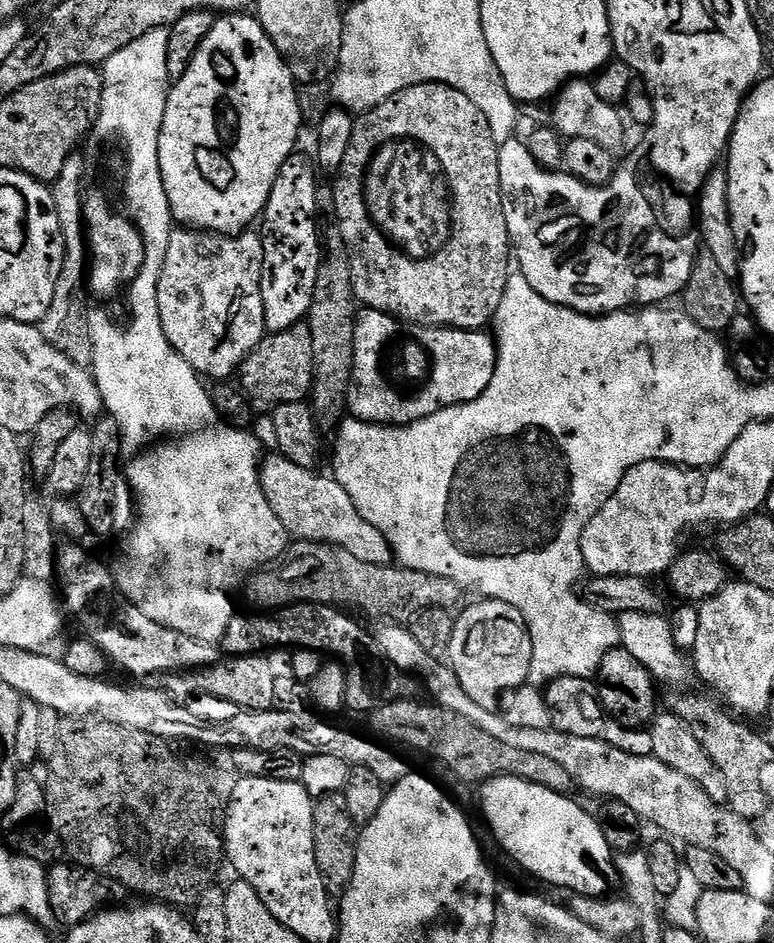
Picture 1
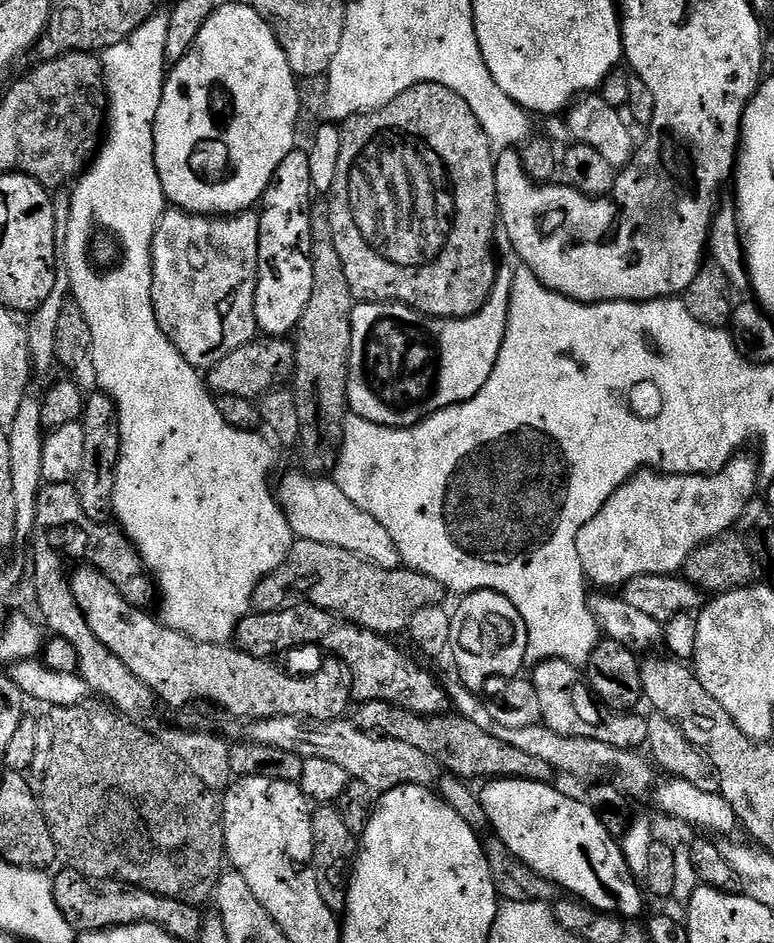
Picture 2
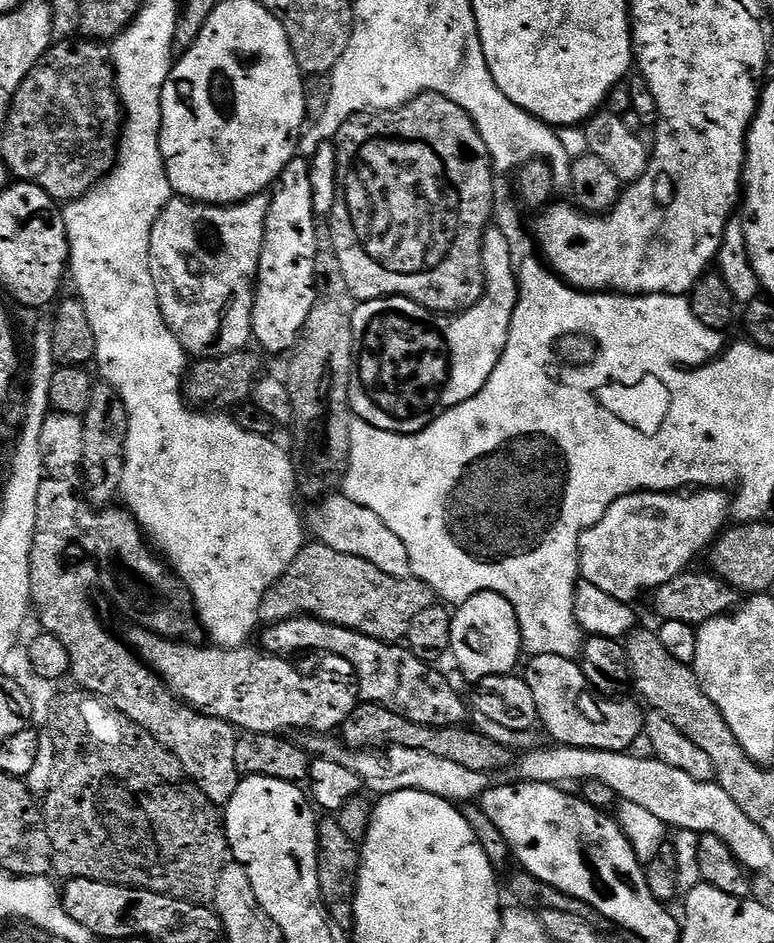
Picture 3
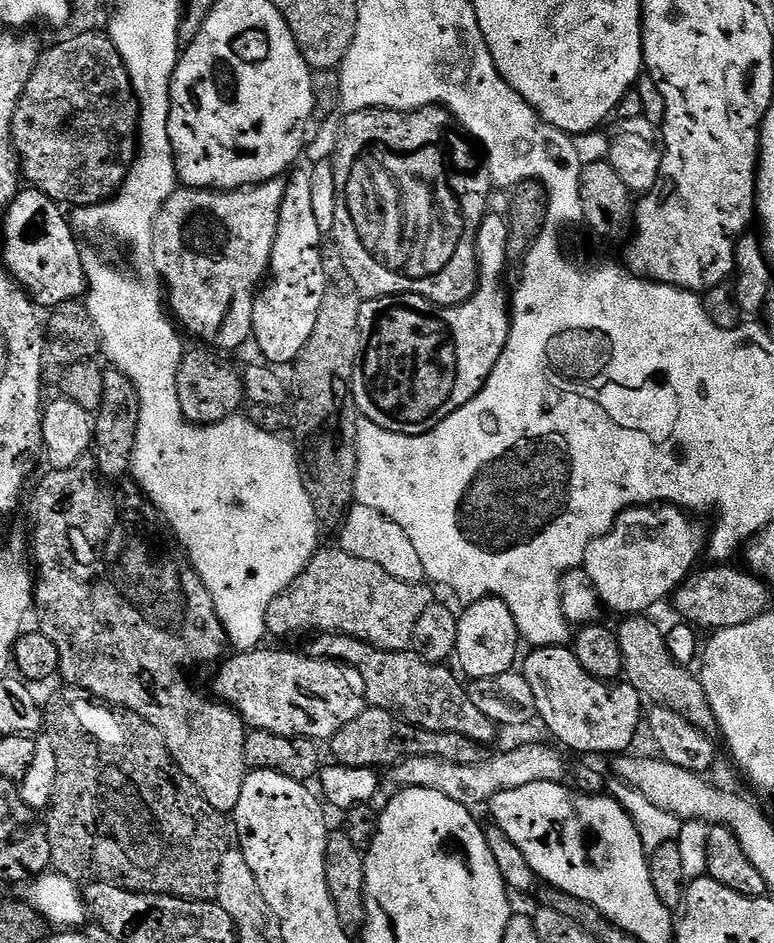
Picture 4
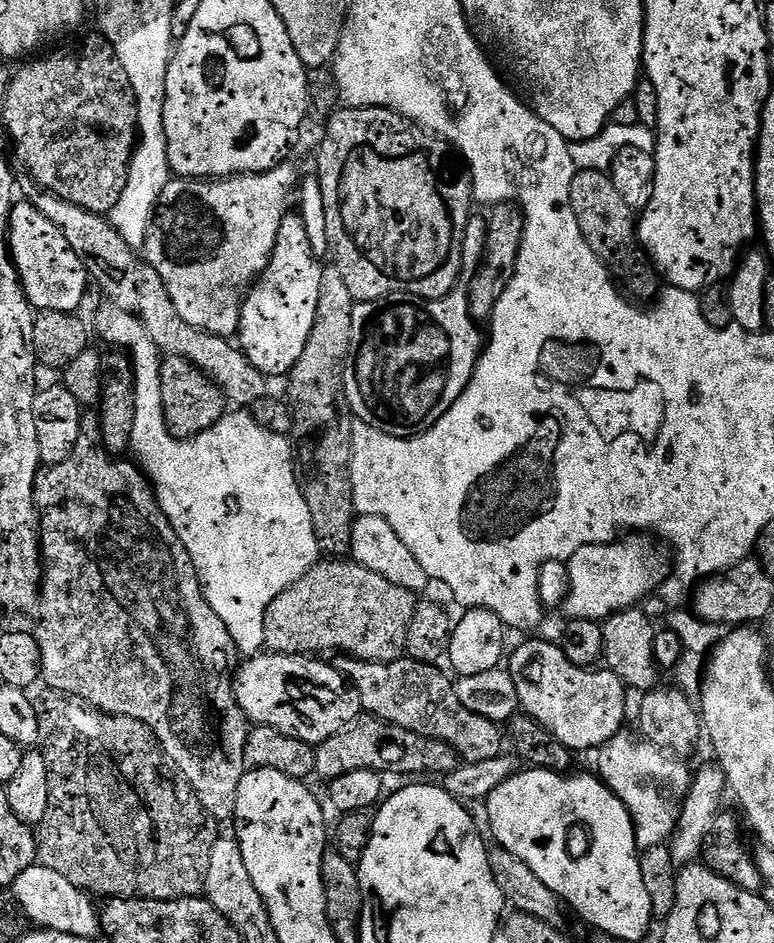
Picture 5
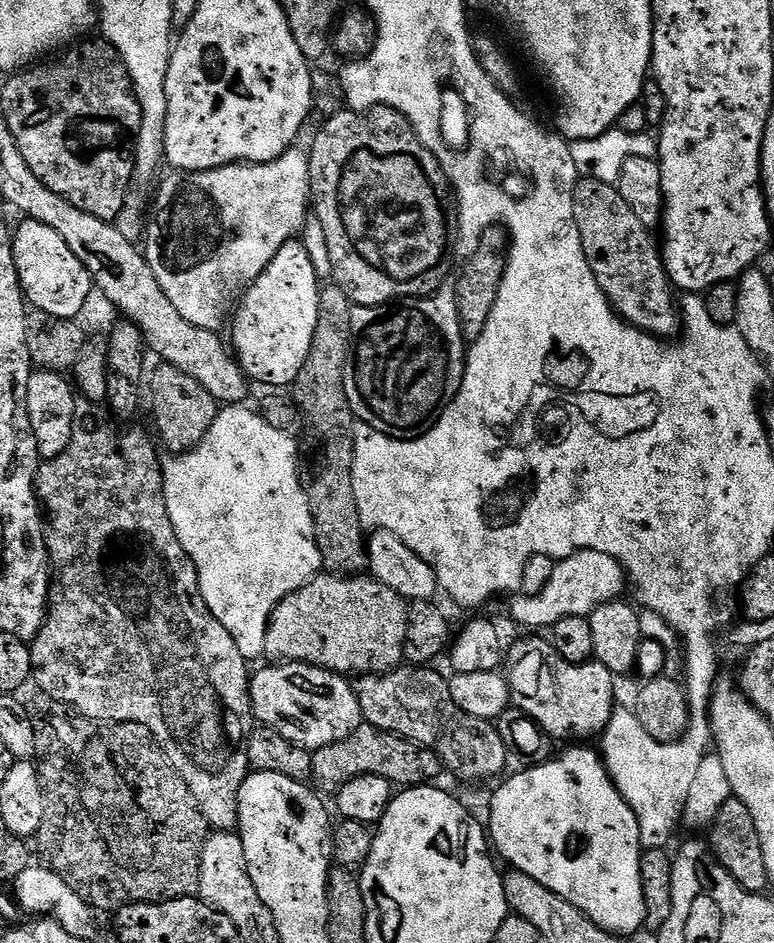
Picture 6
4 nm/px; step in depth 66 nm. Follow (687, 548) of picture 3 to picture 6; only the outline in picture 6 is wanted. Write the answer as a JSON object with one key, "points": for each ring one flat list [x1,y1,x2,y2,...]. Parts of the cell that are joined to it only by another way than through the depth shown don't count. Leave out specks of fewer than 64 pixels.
{"points":[[582,550,555,561,553,574,540,593,533,596,513,595,512,616,524,628,551,630,555,624,562,622,562,618,589,617,604,603,619,601,623,588,626,588,626,573,617,560,610,558,610,554,605,552]]}

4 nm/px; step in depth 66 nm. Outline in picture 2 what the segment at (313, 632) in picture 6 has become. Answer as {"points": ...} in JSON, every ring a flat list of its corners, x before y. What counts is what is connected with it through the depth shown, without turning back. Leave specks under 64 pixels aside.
{"points":[[296,540,293,543,292,549,290,550,290,554,284,560,284,565,279,568,278,571,273,572,270,578,265,578,263,582,260,583,258,587,256,587,256,593,252,596,253,605,260,606,272,606,272,604,276,600,276,595,279,592,297,592,297,597,303,598,307,603,313,604,314,606,318,606,322,610,326,610,327,612,333,612,335,616,339,616,342,620,347,620,349,624,356,624,359,628,365,628,366,630,370,630,371,632,379,632,381,636,388,638,393,634,391,632,400,632,403,633,405,629,408,627,408,623,410,622,410,618,414,618,414,614,418,614,418,610,422,610,428,604,440,604,443,601,443,596,446,596,446,589,443,584,438,583,434,578,430,578,429,576,423,576,421,572,414,572,409,570,407,567,401,566,395,568,392,572,390,570,382,570,378,566,374,566,373,564,368,564,365,560,360,560,354,554,350,554,350,550,342,550,338,546,326,546,322,542,310,542,309,540]]}

